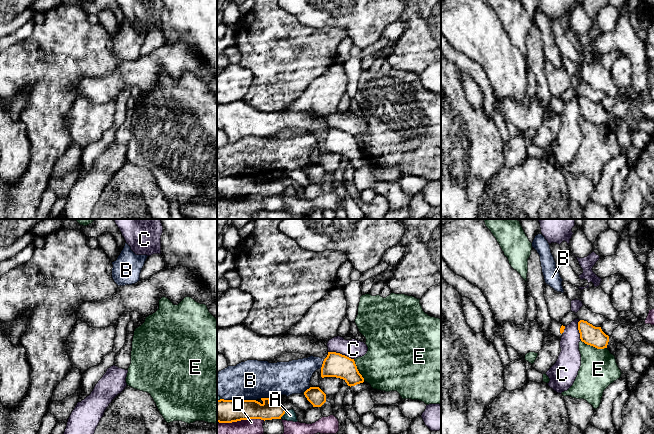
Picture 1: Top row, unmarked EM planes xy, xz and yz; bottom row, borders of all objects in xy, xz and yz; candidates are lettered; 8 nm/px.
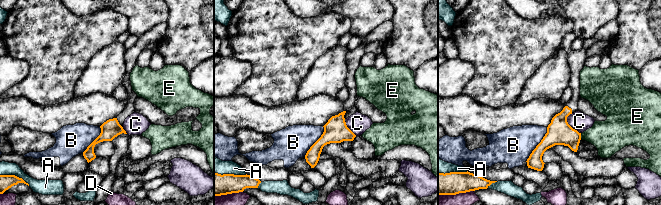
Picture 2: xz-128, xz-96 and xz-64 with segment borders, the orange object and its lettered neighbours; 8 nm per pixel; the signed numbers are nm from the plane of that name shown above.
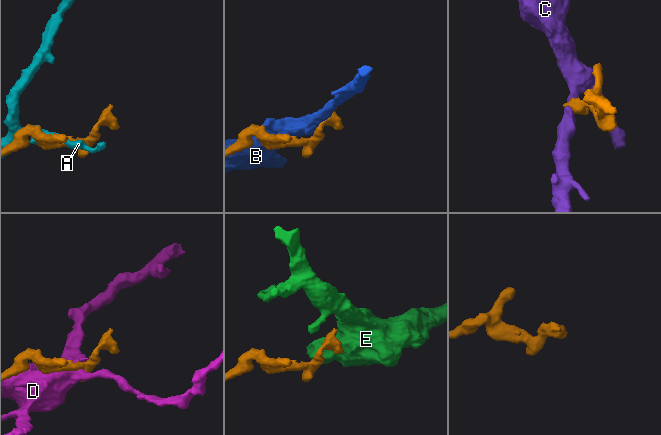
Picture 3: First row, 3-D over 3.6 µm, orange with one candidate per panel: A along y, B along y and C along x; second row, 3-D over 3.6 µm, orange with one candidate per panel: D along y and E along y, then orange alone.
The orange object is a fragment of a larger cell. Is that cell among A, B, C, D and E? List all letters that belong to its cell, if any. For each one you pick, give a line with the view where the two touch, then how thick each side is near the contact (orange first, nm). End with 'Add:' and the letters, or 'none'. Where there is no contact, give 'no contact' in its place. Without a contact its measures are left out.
Add: none

